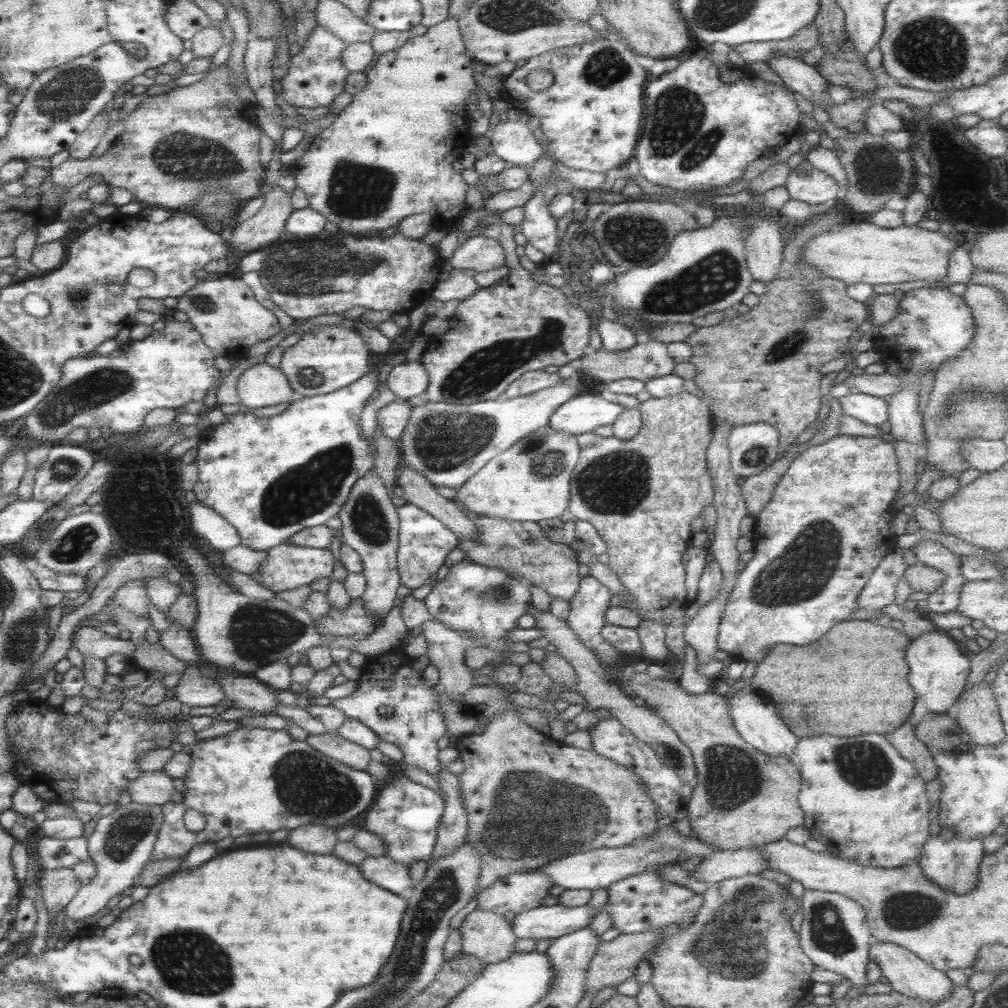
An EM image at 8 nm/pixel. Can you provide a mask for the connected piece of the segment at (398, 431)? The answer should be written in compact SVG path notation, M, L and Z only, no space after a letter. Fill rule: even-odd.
M394 400L378 410L378 425L388 438L397 440L409 425L412 411L413 406L407 401Z

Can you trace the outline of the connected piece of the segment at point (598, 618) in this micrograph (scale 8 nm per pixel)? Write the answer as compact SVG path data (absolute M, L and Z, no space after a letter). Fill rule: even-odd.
M589 574L581 578L578 593L569 601L570 613L565 622L588 649L593 650L603 641L600 636L606 626L606 612L611 608L610 598L610 590Z

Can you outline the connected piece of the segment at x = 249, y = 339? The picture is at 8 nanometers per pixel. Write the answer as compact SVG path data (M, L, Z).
M224 275L216 280L200 281L177 299L175 310L182 310L188 315L188 321L202 335L204 344L215 357L245 357L248 348L281 331L274 312L255 299L252 289L241 278Z

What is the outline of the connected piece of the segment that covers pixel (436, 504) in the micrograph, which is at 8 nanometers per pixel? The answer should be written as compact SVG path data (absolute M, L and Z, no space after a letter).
M404 465L404 470L397 477L397 484L402 488L403 498L408 503L436 517L453 530L459 539L475 540L477 530L472 517L462 512L449 495L440 495L437 488L423 474L411 466Z

